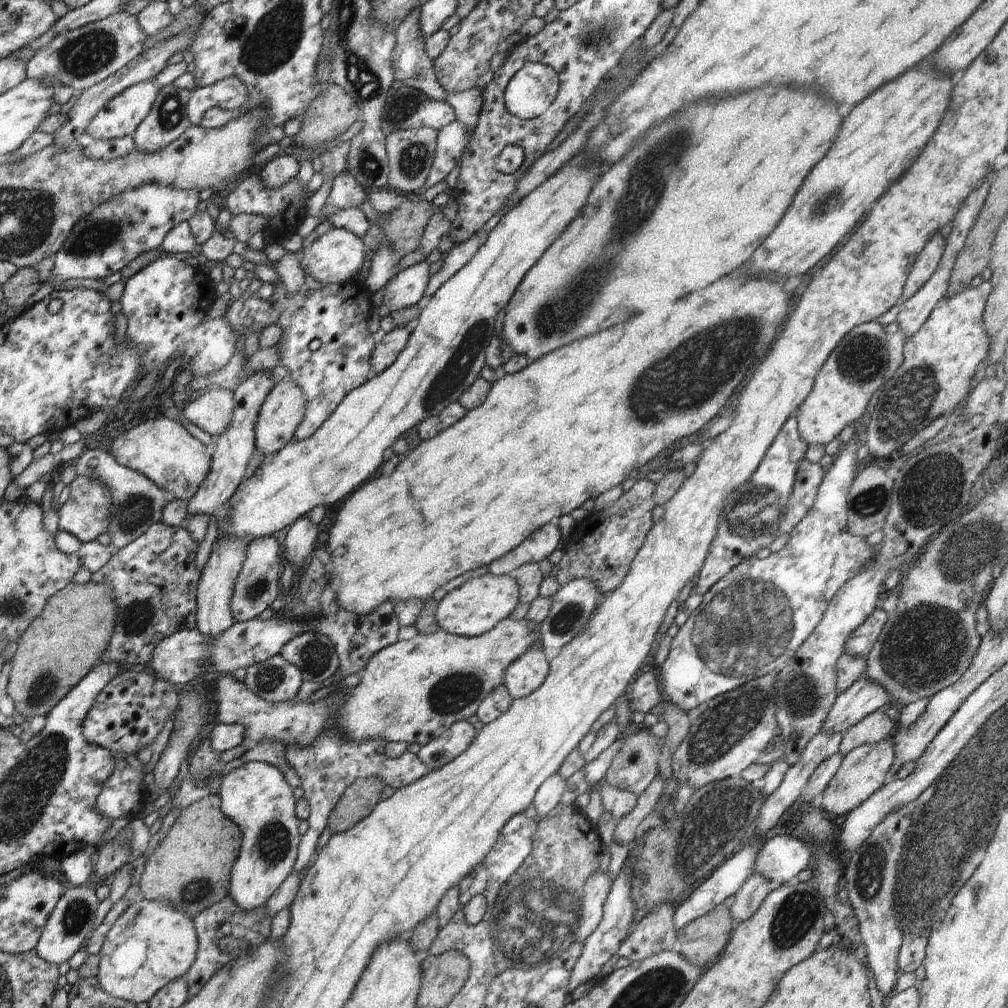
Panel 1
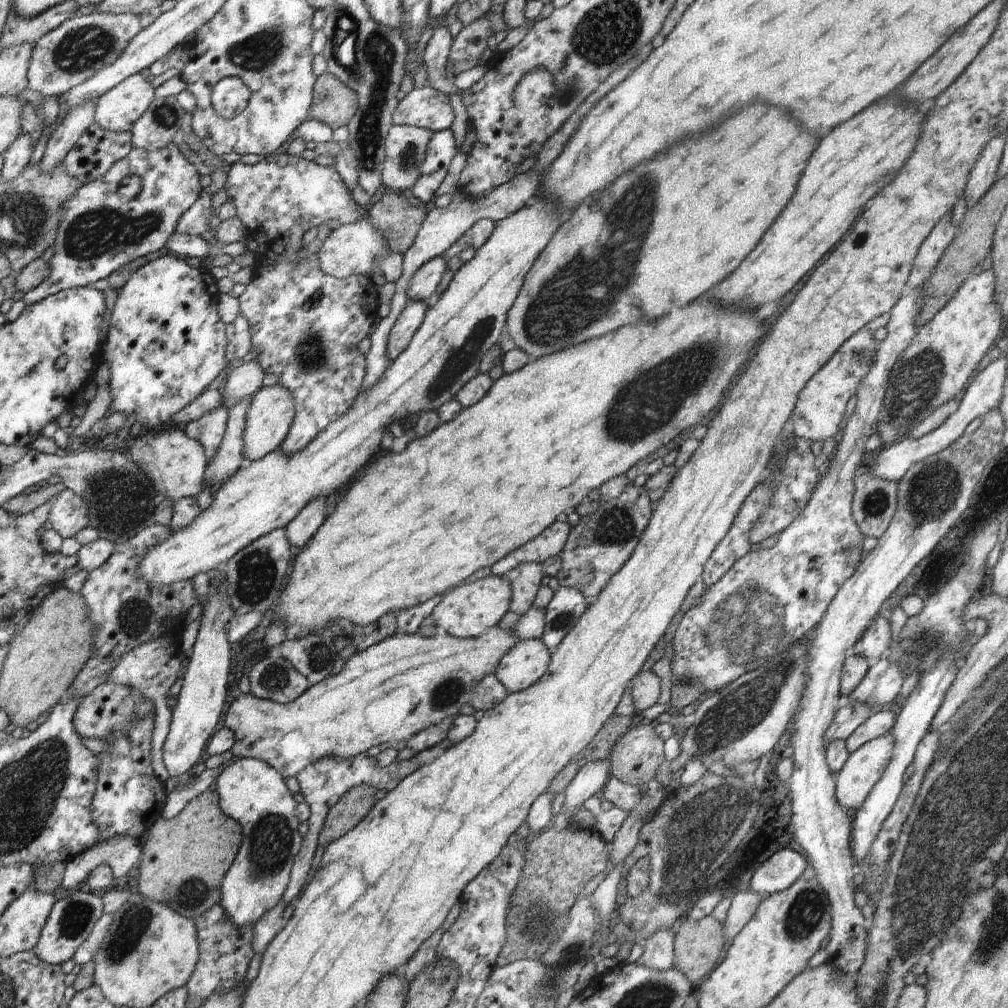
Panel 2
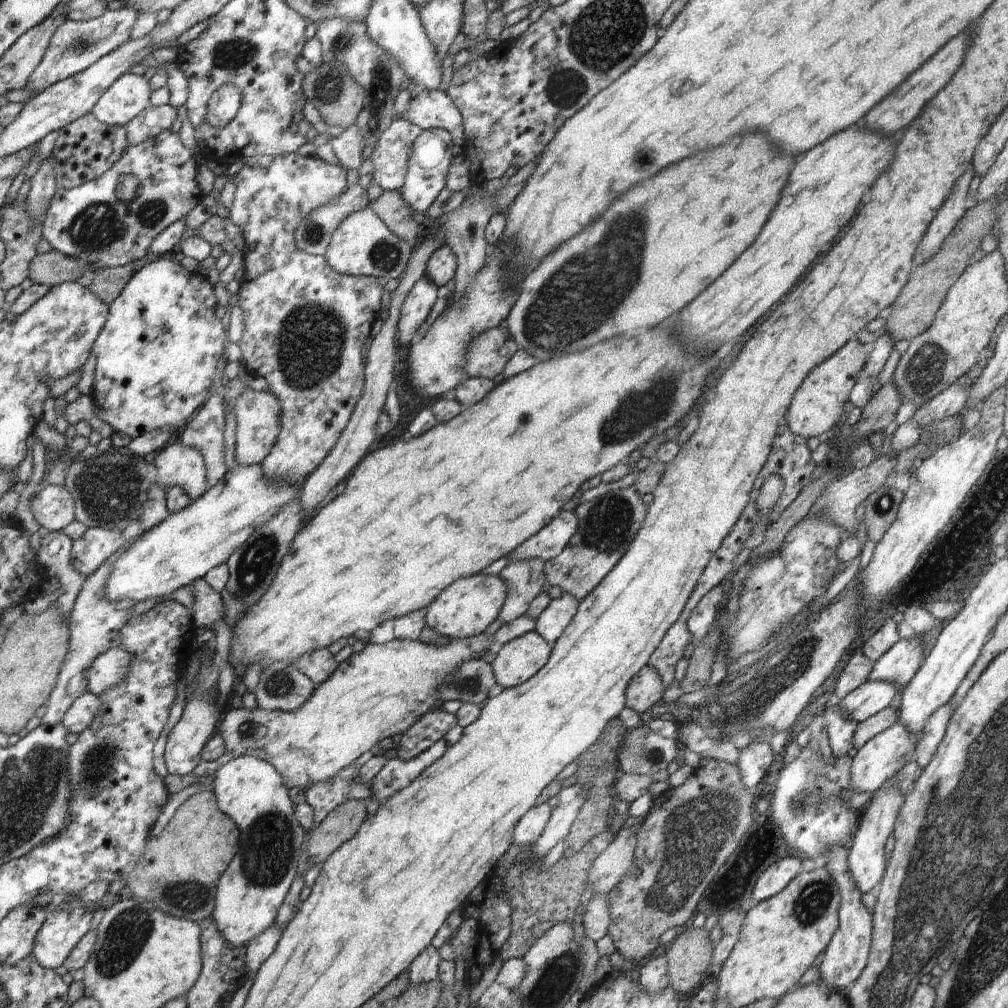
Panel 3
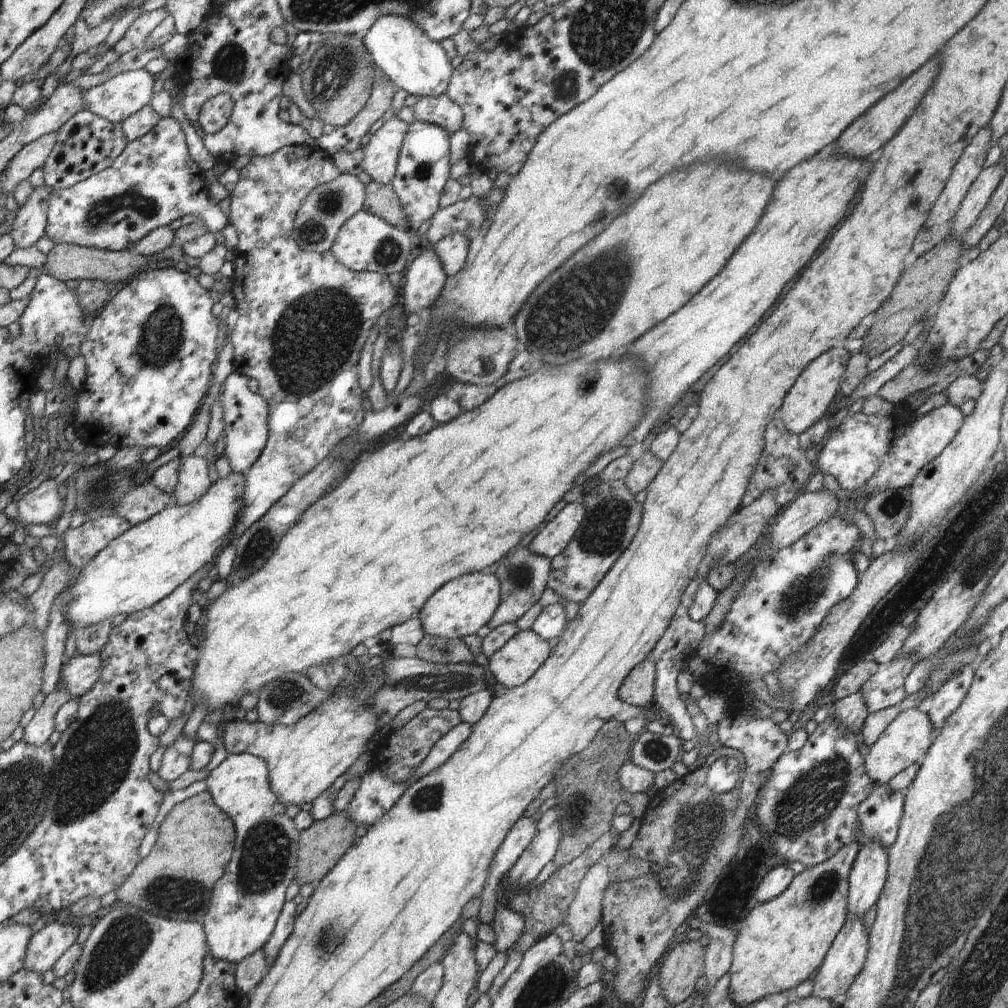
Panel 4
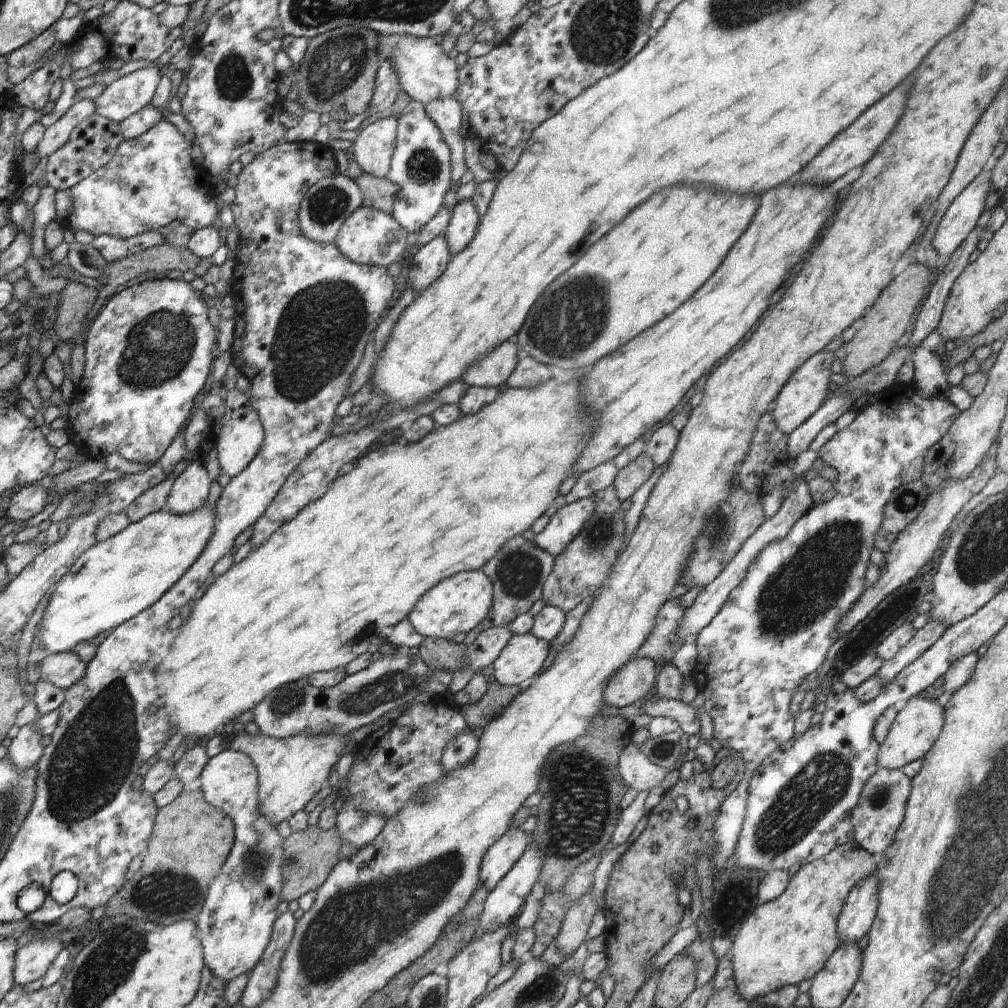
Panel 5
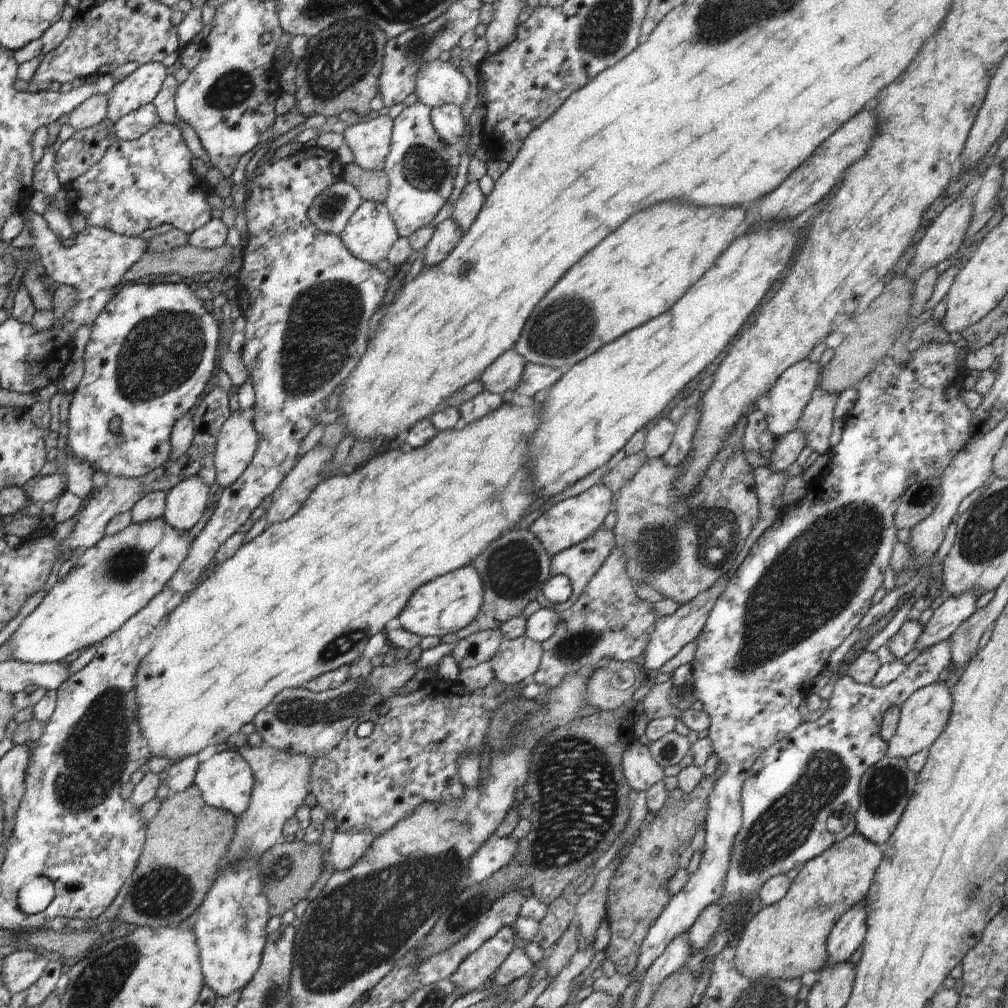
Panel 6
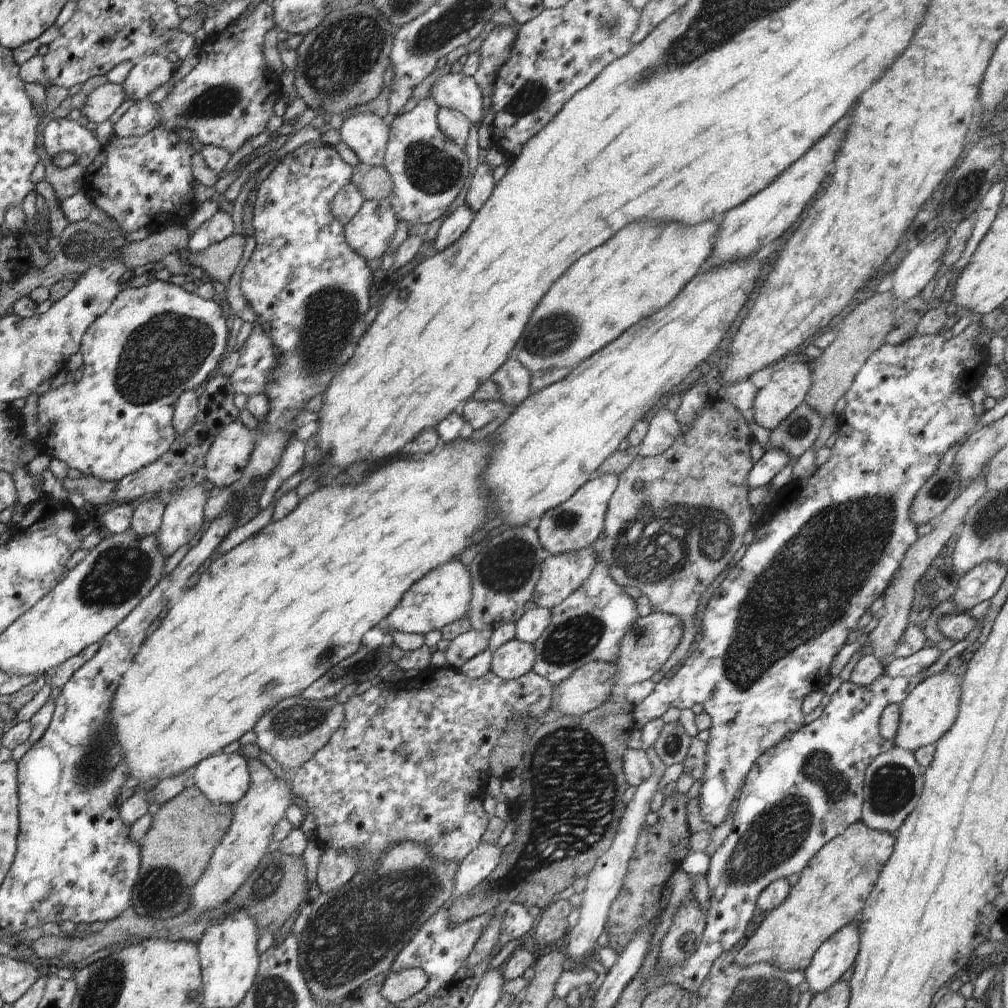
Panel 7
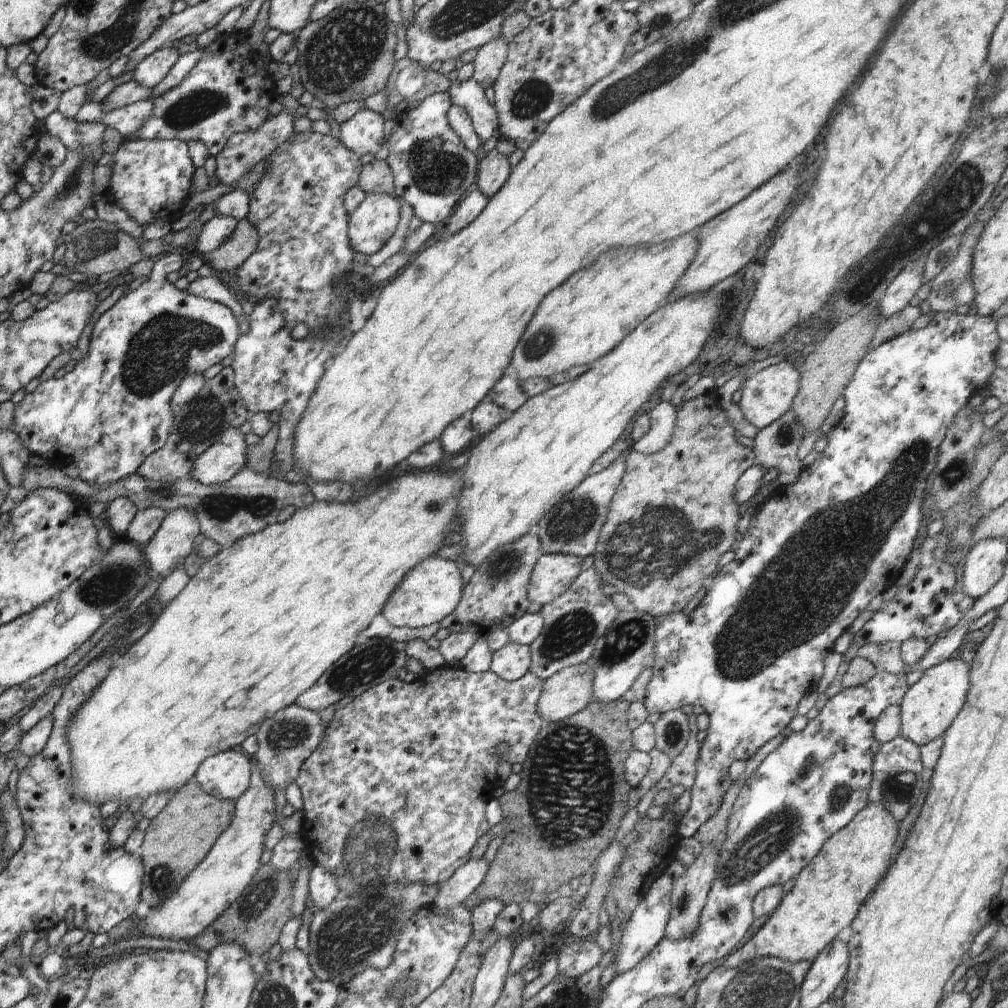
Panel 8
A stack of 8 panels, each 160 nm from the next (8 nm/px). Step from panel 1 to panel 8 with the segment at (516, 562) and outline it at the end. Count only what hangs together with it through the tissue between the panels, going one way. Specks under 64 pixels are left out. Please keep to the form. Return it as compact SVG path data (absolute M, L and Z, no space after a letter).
M622 456L606 468L606 470L588 475L574 490L572 490L572 492L569 492L566 496L562 496L557 505L554 505L549 511L546 511L543 519L540 520L534 530L541 542L541 550L544 554L574 555L581 559L594 554L594 551L597 549L596 545L600 533L602 532L602 525L607 519L610 501L613 499L618 484L622 482L625 468L625 457Z

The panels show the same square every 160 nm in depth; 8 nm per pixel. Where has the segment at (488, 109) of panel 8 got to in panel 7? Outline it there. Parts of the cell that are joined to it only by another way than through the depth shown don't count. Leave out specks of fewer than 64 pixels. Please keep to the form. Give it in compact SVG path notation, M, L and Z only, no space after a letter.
M447 73L430 88L430 97L442 109L460 111L472 124L480 125L488 100L473 77L464 73Z

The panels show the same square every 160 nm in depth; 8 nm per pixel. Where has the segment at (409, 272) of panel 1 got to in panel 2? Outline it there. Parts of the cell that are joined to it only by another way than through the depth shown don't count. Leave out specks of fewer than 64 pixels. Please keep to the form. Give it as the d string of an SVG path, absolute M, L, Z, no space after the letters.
M438 256L429 262L426 262L412 278L410 278L410 288L408 288L409 300L426 300L437 291L441 283L448 264Z

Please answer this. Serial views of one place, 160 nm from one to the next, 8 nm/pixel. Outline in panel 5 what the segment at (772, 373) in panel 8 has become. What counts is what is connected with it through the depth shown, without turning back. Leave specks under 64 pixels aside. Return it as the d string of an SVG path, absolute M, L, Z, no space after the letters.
M820 351L814 356L811 356L789 379L782 387L774 406L770 413L774 417L778 428L785 434L789 435L793 430L796 430L807 418L810 418L831 396L828 390L830 384L830 375L832 371L832 362L836 358L832 351Z

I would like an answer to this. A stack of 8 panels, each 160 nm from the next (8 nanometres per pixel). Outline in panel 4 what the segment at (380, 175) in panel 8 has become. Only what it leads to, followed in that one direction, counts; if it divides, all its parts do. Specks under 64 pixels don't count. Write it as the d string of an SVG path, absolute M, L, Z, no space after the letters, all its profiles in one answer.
M372 181L365 186L366 200L363 209L379 216L382 220L399 229L410 230L401 202L391 185L383 185Z

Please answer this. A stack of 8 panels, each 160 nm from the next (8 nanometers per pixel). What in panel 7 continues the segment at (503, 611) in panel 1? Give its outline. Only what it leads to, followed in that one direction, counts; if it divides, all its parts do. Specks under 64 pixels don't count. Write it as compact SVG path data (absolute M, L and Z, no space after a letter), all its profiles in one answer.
M458 560L431 570L415 582L401 598L396 608L384 619L387 629L405 633L428 634L460 620L470 608L473 595L469 567Z

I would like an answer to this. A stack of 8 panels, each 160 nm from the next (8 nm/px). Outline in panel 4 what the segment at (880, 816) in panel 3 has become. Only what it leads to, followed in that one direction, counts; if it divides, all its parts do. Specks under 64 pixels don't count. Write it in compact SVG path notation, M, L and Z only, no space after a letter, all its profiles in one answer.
M870 841L860 845L848 875L848 917L862 919L877 903L888 876L889 856L881 842Z

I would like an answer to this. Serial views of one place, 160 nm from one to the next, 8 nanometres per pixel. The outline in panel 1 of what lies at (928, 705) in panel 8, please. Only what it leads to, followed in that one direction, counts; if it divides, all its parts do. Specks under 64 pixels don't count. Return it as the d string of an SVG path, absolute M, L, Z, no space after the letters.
M890 739L874 742L874 744L864 744L852 750L842 758L840 769L823 791L819 804L828 814L836 817L852 812L885 786L894 760L895 751Z

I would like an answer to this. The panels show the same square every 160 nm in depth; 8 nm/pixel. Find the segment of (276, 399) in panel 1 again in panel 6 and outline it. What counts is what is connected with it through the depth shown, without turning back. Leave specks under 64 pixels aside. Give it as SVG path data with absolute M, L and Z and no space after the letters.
M234 411L220 429L214 451L215 481L225 489L249 467L259 436L253 422Z

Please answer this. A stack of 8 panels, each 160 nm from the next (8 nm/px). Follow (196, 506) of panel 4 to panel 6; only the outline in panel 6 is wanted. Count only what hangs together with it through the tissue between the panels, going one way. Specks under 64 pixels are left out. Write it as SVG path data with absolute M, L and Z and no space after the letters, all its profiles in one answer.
M163 518L130 523L124 530L113 535L104 535L92 548L76 559L75 566L67 576L58 579L41 603L20 624L12 634L13 655L25 663L51 663L64 660L68 654L98 644L119 628L137 612L140 612L176 574L188 556L191 542L189 532L180 532Z

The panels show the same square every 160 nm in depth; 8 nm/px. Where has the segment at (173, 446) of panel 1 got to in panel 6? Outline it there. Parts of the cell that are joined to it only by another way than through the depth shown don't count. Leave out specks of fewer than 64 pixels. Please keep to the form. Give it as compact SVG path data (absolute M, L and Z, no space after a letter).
M199 476L186 477L166 492L162 518L180 532L189 532L209 502L209 490Z

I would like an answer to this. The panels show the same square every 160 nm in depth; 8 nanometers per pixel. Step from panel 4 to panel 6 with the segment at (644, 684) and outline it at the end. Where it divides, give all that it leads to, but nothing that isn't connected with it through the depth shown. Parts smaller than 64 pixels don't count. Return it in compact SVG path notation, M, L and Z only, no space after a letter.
M606 661L587 680L585 704L613 711L632 700L632 694L648 682L650 674L638 661Z

